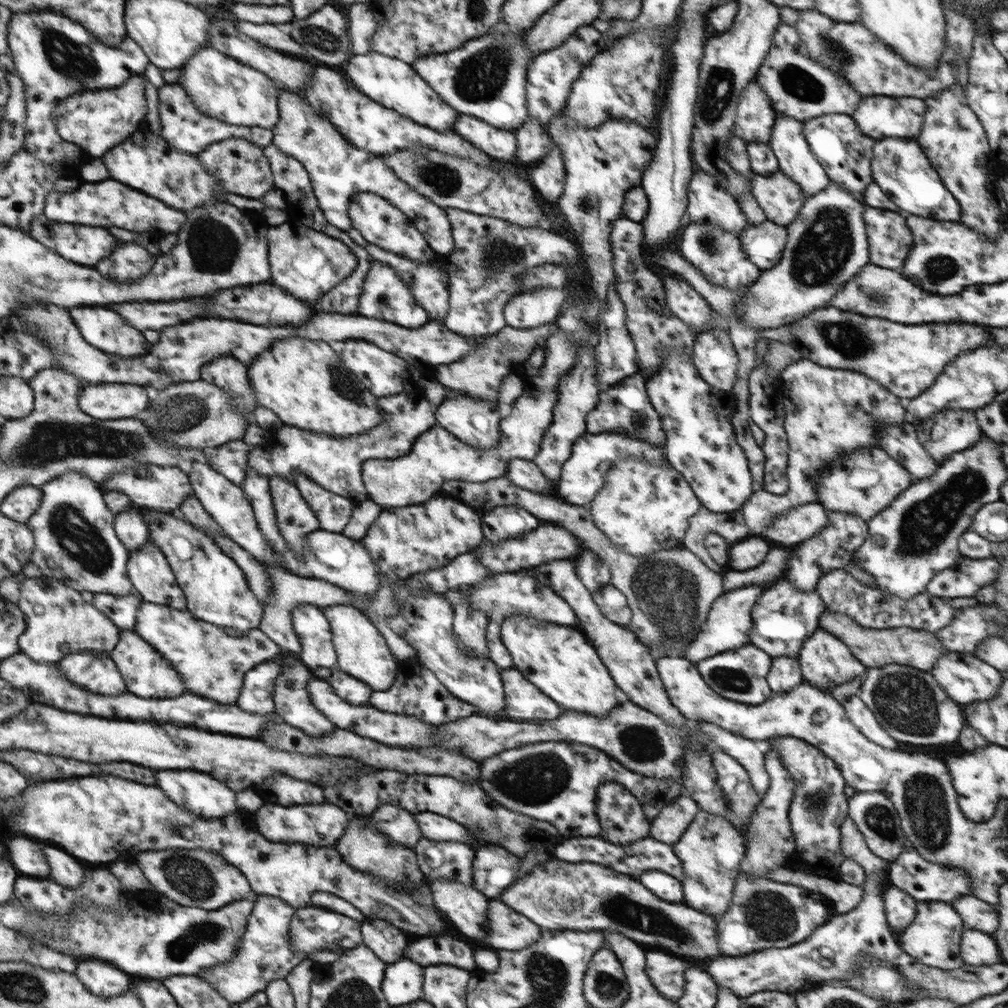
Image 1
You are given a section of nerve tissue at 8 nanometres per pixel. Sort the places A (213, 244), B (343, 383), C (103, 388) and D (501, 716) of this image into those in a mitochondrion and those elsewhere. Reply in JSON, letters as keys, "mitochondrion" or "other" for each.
{"A":"mitochondrion","B":"mitochondrion","C":"other","D":"other"}

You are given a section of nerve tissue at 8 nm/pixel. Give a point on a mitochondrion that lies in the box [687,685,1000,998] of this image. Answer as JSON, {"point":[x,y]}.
{"point":[924,800]}

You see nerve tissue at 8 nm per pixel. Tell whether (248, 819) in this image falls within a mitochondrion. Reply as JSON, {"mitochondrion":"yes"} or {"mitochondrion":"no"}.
{"mitochondrion":"no"}

